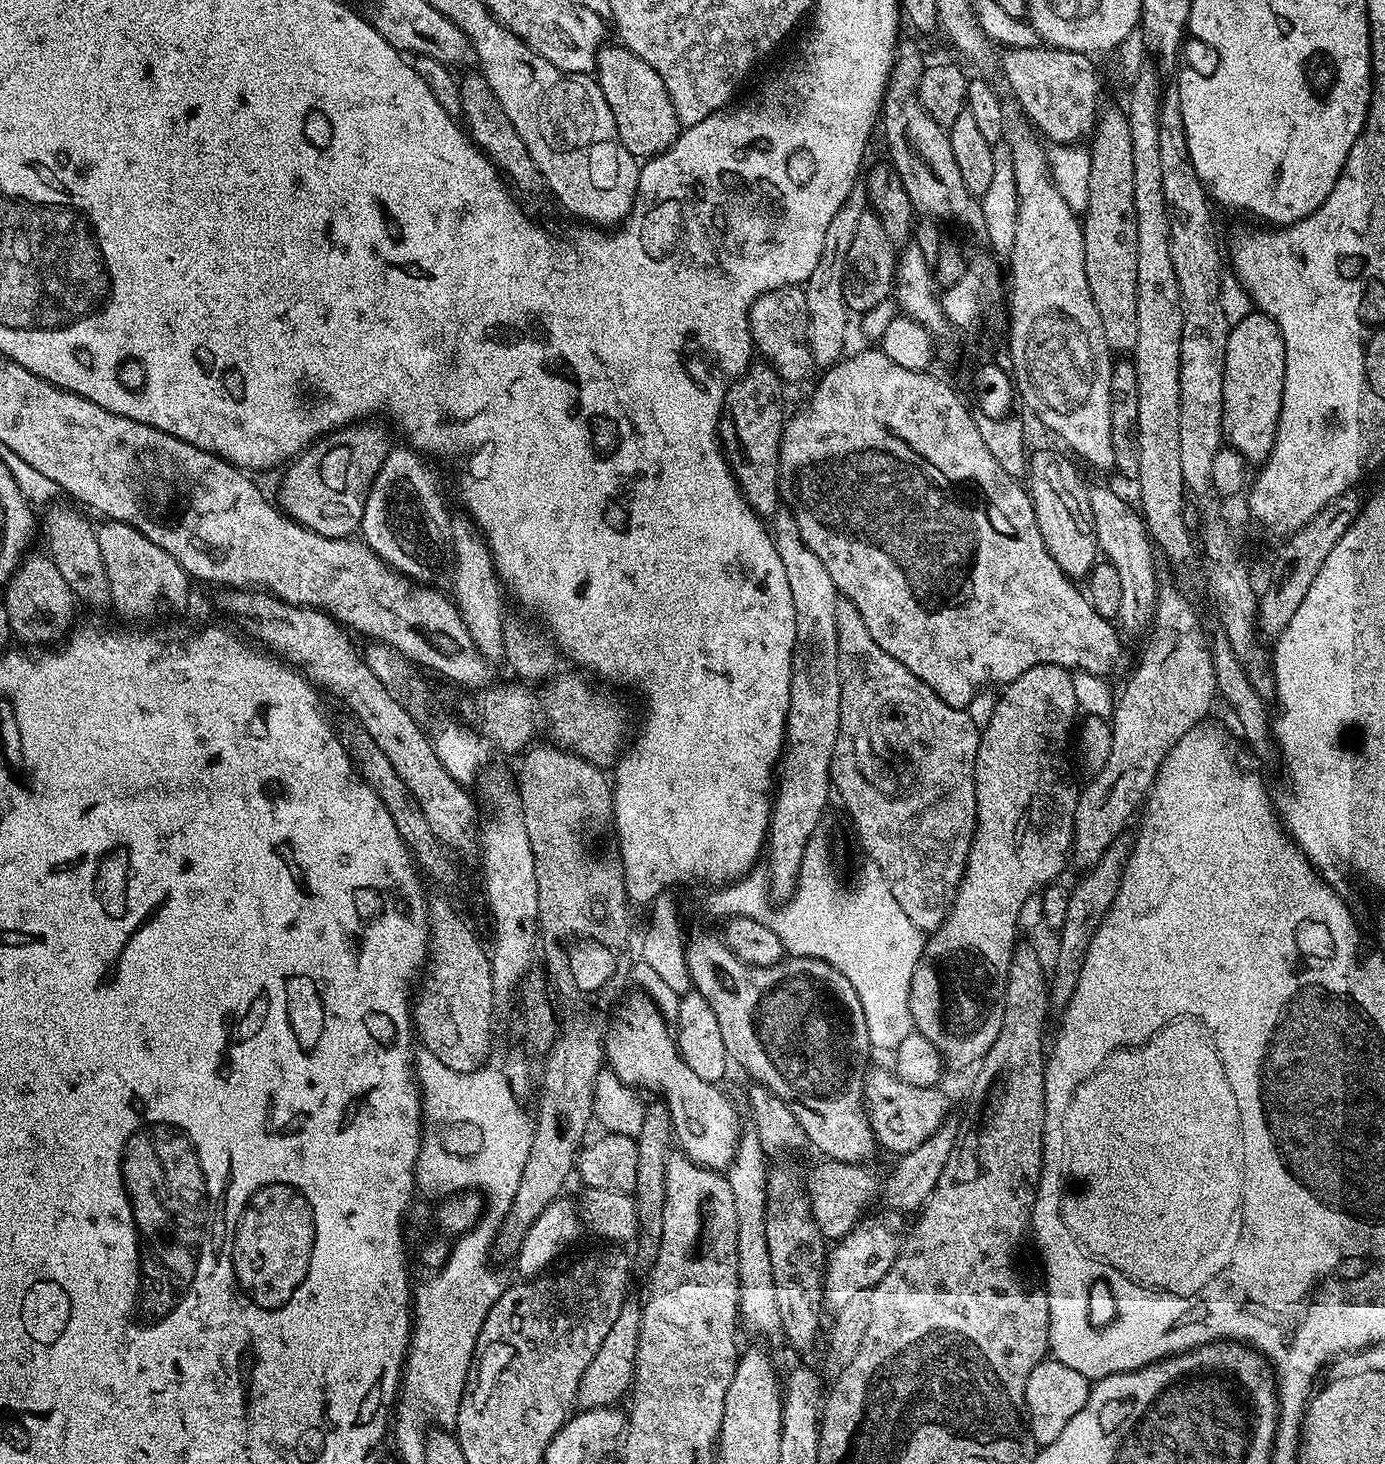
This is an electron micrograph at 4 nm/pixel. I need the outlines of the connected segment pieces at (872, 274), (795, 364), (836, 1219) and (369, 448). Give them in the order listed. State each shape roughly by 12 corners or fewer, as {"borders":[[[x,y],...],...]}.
{"borders":[[[869,210],[844,267],[849,313],[893,295],[898,248]],[[803,287],[757,296],[755,347],[789,385],[813,371]],[[827,1158],[806,1184],[813,1218],[839,1242],[878,1184],[867,1163]],[[356,422],[283,469],[283,515],[331,540],[361,527],[388,432]]]}

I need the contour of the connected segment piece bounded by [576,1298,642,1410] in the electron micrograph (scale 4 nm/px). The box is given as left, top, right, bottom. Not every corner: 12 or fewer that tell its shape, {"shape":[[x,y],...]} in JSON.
{"shape":[[625,1300],[582,1374],[581,1409],[616,1406],[636,1378],[641,1305]]}

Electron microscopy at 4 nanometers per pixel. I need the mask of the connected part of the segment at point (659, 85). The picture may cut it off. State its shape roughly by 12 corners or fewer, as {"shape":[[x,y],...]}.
{"shape":[[601,47],[594,79],[634,157],[682,131],[662,78],[629,48]]}

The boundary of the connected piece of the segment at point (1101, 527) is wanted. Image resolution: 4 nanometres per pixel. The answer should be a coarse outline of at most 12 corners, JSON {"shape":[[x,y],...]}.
{"shape":[[1088,493],[1103,559],[1122,581],[1120,616],[1149,619],[1158,579],[1141,513]]}

